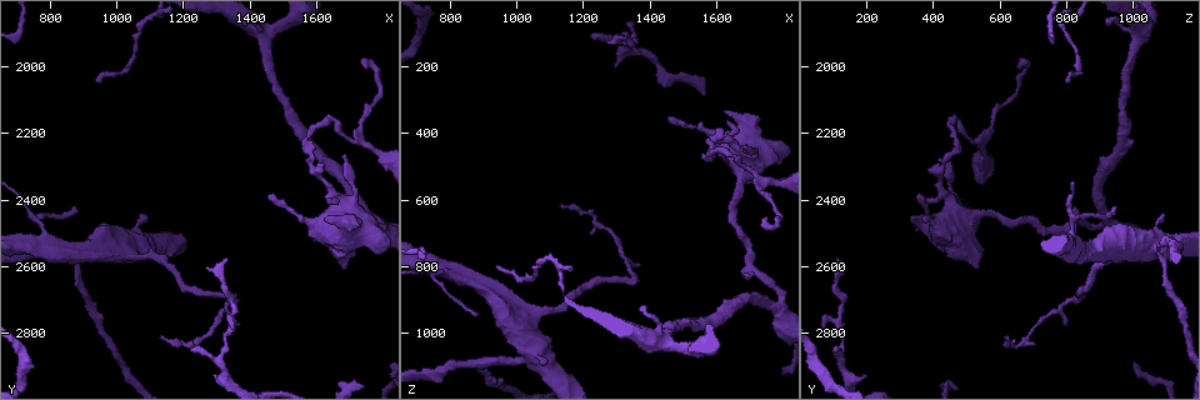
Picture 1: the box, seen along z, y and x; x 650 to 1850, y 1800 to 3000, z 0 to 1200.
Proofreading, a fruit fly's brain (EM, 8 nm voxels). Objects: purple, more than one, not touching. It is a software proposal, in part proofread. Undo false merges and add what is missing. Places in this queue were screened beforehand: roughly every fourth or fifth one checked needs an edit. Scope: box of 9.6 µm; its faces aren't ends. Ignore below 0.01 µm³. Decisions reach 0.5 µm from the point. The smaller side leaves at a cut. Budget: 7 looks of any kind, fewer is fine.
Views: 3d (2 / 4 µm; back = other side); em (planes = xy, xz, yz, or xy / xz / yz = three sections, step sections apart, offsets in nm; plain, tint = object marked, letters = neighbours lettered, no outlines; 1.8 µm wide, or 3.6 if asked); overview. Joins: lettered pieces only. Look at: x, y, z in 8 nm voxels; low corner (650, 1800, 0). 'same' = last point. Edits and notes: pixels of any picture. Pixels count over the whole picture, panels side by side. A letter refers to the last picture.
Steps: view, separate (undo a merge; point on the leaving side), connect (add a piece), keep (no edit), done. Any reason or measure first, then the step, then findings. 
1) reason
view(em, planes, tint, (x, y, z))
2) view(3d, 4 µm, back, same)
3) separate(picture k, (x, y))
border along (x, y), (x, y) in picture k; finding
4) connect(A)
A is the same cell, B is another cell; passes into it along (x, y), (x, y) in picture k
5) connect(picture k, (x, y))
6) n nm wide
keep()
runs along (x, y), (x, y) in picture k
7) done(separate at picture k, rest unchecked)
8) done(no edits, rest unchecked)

thin neck
view(em, planes, plain, (1580, 2210, 470))

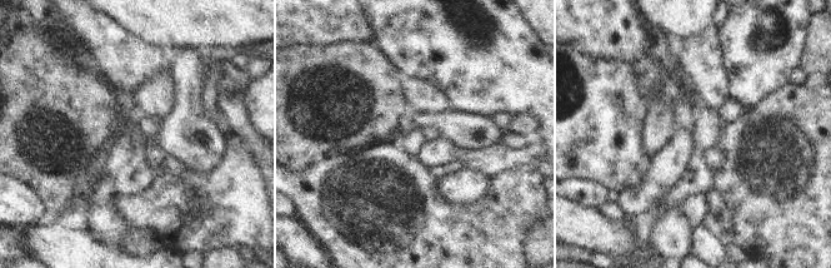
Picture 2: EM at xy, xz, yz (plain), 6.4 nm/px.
view(em, planes, letters, same)

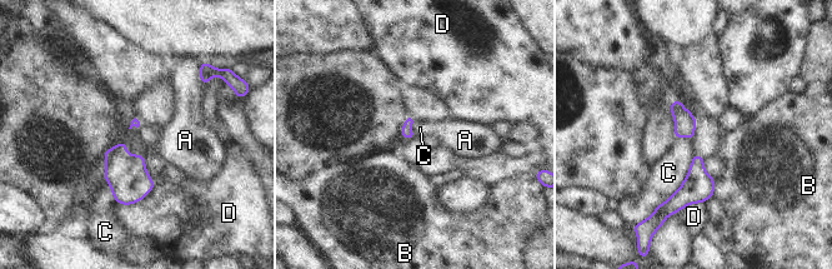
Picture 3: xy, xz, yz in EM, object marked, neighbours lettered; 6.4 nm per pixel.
keep()
A, B, C and D are other cells; border along (693, 155), (682, 184), (651, 214) in picture 3; one neuron here

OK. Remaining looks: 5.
tapers out
view(3d, 4 µm, (1470, 2370, 360))

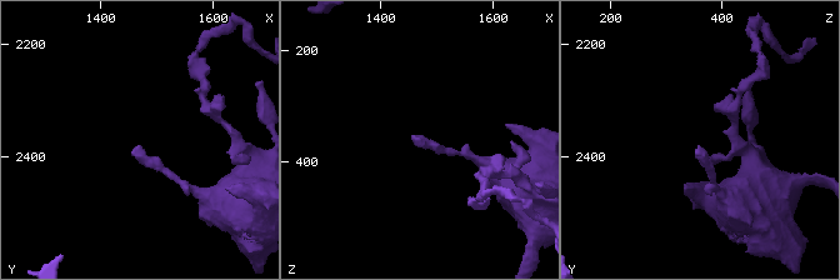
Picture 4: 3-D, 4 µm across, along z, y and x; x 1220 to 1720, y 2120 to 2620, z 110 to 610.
view(em, planes, letters, (1475, 2385, 355))

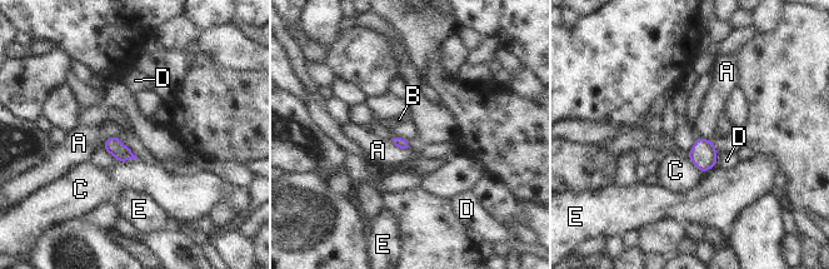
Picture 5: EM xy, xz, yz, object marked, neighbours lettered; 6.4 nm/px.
keep()
A, B, C, D and E are other cells; border along (389, 139), (396, 147), (410, 148) in picture 5; none of them fits

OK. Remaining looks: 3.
tapers out
view(3d, 4 µm, (1340, 2580, 120))

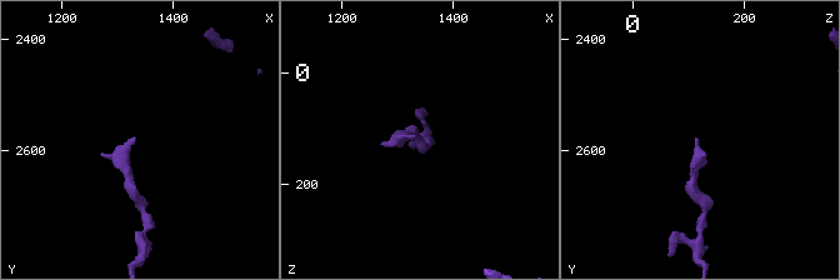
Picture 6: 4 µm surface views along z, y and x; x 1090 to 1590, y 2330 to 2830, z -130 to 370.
view(em, planes, letters, (1335, 2575, 110))

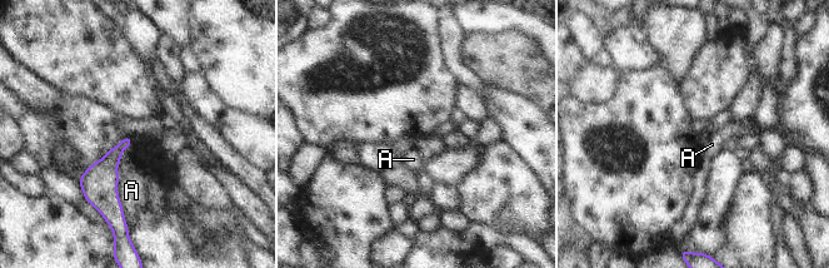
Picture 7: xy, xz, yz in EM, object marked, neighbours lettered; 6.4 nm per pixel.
keep()
A is another cell; border along (118, 177), (118, 197), (126, 222) in picture 7; none of them fits

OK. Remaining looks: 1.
done(no edits, rest unchecked)

